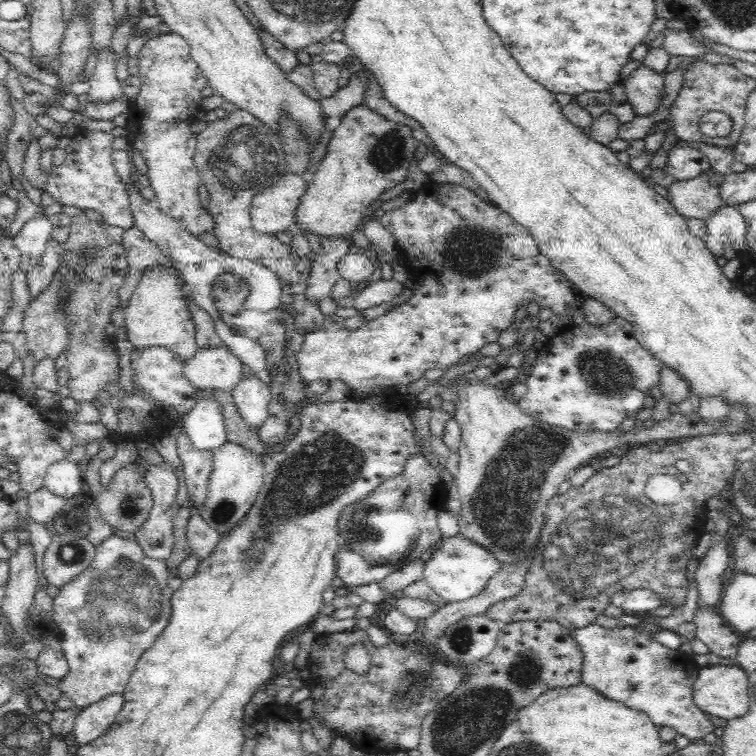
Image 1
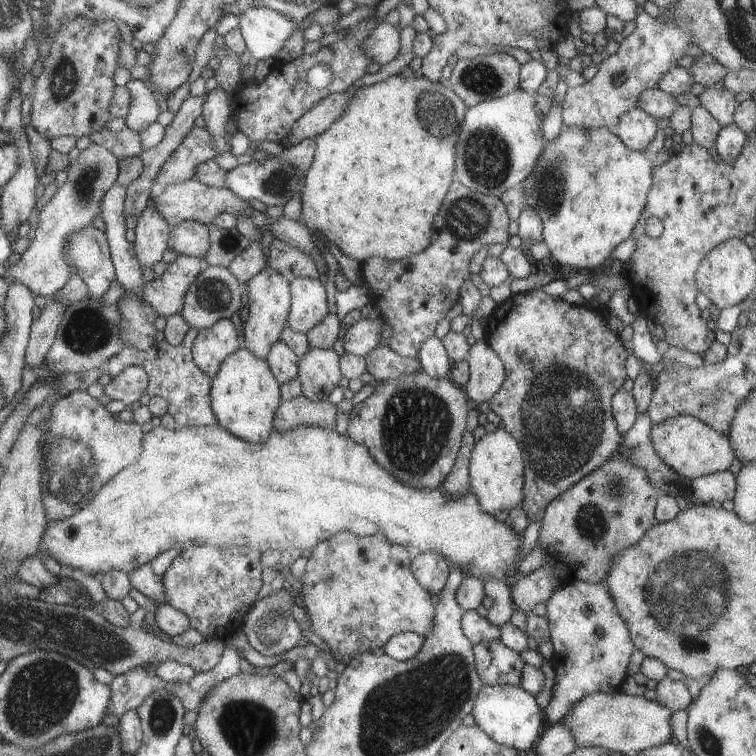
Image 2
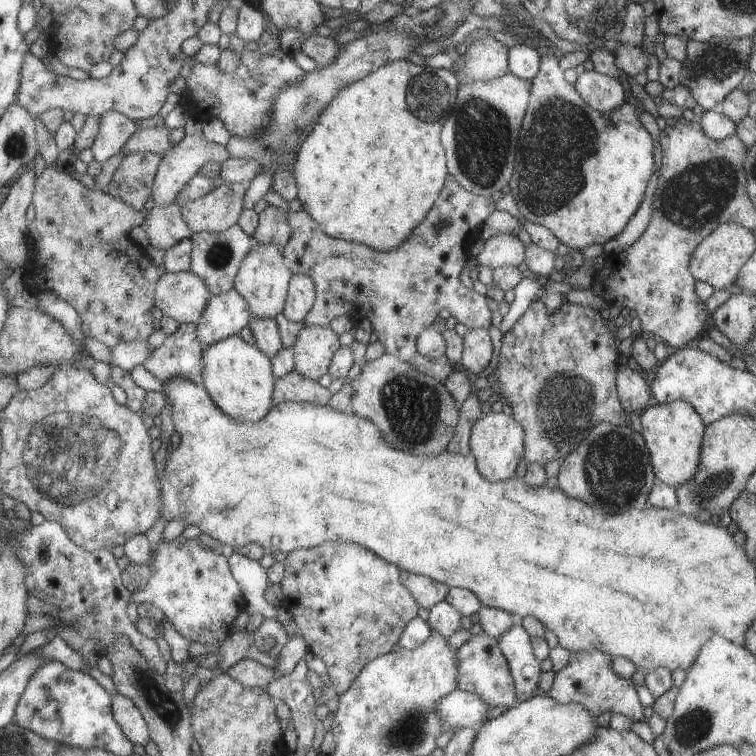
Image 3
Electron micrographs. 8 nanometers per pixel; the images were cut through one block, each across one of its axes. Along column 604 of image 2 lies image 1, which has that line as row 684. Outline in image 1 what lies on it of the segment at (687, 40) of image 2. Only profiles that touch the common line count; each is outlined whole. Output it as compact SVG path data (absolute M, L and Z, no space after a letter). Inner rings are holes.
M113 534L97 547L94 562L53 597L53 614L50 616L58 628L60 647L68 663L68 673L58 680L56 686L74 702L75 707L82 709L126 690L138 659L151 648L170 622L174 591L168 587L169 573L166 561L146 556L138 542Z

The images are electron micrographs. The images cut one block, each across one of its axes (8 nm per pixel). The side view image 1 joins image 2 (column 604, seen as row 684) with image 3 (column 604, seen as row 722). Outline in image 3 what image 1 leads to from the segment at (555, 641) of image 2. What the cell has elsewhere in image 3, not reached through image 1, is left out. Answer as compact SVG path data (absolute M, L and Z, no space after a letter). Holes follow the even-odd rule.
M571 651L568 663L554 674L554 679L545 696L552 698L559 704L579 703L582 704L593 717L607 711L613 714L623 714L632 722L643 722L643 707L637 700L635 690L629 686L627 679L618 677L610 671L609 665L612 656L599 651Z

